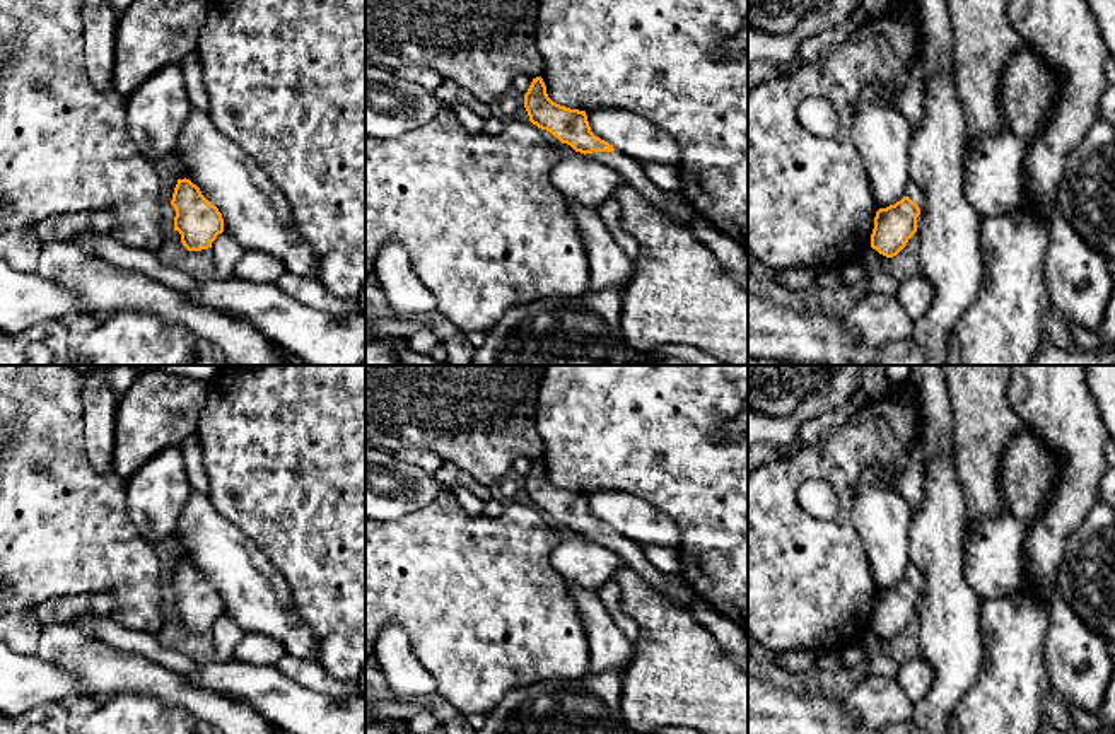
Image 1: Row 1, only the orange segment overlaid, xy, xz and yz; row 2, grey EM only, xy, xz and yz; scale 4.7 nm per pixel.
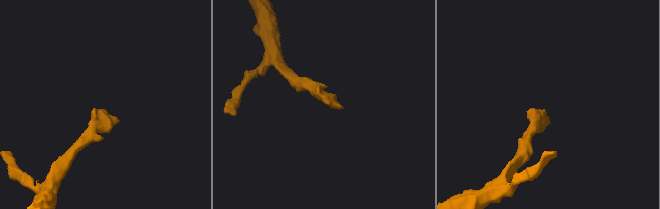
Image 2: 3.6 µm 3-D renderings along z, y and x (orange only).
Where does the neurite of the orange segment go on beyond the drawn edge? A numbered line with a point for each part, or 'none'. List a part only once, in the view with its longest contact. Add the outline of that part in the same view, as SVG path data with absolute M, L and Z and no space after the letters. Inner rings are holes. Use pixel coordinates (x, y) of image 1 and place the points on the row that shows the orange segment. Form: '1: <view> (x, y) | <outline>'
1: xz (632, 173) | M613 150L610 154L593 152L586 155L615 169L623 178L625 186L635 188L652 205L668 212L681 225L692 230L695 212L685 203L680 193L664 191L654 181L651 181L640 162L623 155L620 150Z

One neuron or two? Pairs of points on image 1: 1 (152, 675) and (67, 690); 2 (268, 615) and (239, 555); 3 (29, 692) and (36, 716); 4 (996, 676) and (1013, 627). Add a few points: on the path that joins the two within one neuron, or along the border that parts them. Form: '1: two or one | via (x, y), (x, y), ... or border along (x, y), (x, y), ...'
1: two | border along (50, 663), (70, 671), (89, 693)
2: one | via (258, 600), (239, 570)
3: two | border along (65, 702), (45, 702), (17, 716)
4: one | via (1008, 664), (1013, 659), (1013, 639)

